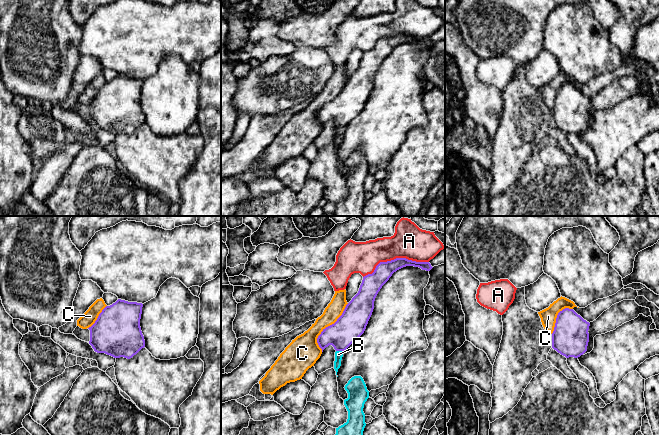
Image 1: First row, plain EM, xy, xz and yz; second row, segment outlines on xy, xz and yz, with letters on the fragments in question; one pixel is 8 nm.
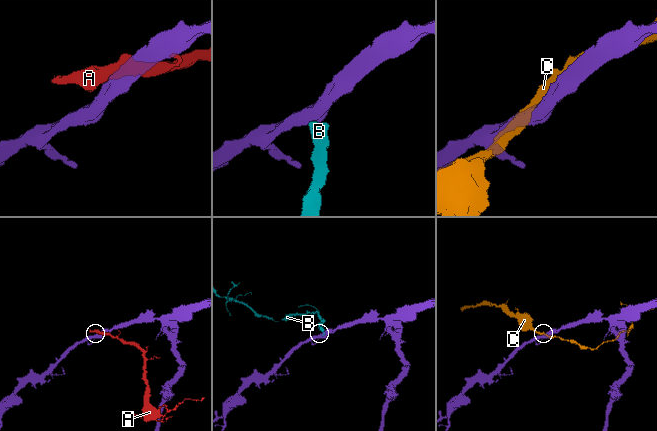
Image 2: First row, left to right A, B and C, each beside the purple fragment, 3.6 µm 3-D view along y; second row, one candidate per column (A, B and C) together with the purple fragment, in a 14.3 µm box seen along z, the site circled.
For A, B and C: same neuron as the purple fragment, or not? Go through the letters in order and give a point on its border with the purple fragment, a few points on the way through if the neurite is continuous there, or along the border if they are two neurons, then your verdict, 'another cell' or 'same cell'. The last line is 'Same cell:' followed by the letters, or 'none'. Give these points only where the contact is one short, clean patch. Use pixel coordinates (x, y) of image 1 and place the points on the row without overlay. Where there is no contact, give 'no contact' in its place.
A: contact xz (394, 35); another cell
B: contact xz (339, 126); way xz (352, 99), (340, 112), (339, 126), (338, 130); same cell
C: contact xz (328, 102); another cell
Same cell: B

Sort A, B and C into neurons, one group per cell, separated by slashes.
A / B / C

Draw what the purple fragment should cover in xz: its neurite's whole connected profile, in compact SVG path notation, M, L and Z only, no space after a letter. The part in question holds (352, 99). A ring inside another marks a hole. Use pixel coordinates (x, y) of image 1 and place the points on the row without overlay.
M406 34L380 38L372 50L363 53L358 69L346 81L337 97L323 105L318 112L317 119L322 128L329 121L336 126L336 151L341 142L343 128L364 109L378 68L394 48L406 42L419 43L426 47L433 44L429 38L416 38Z

